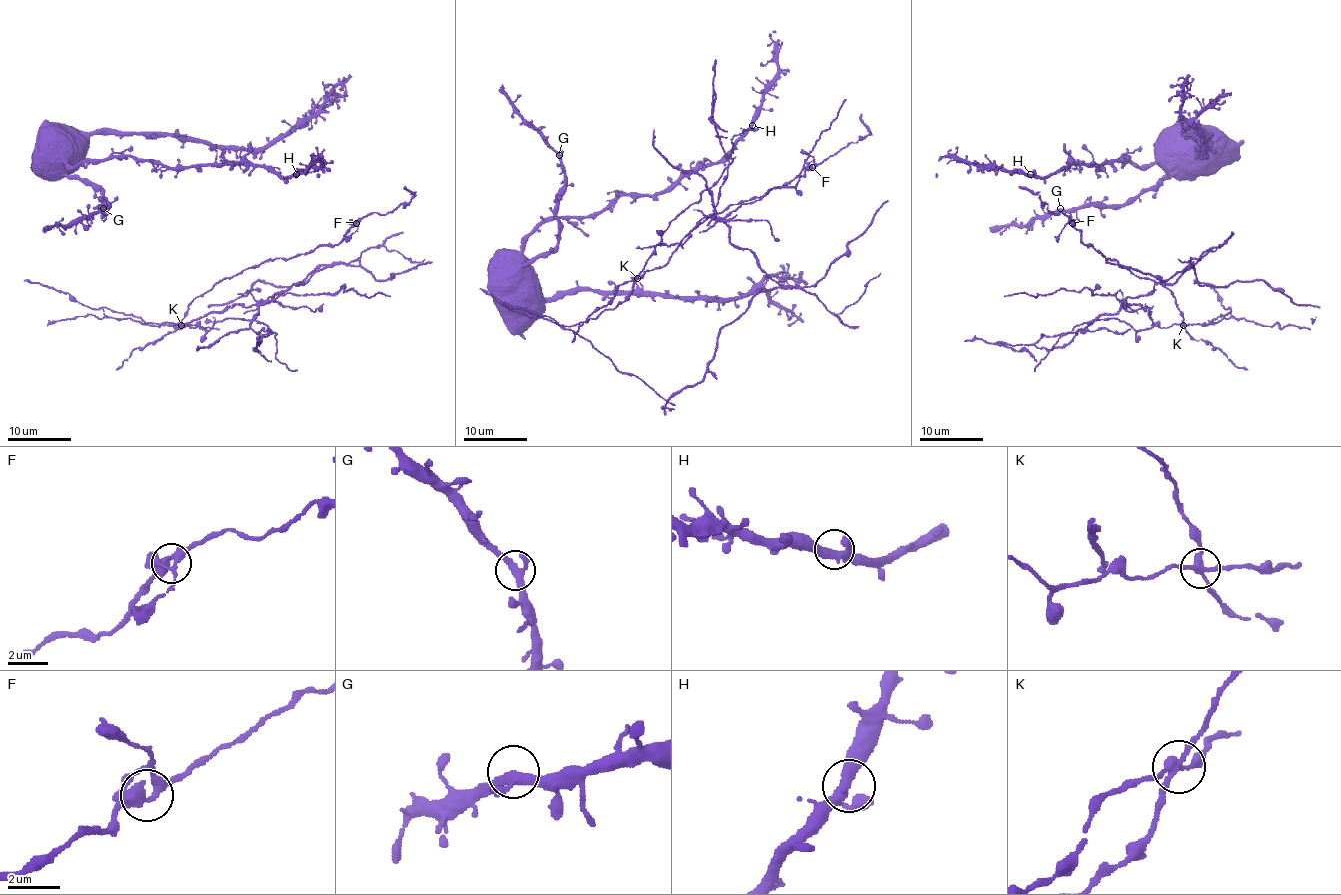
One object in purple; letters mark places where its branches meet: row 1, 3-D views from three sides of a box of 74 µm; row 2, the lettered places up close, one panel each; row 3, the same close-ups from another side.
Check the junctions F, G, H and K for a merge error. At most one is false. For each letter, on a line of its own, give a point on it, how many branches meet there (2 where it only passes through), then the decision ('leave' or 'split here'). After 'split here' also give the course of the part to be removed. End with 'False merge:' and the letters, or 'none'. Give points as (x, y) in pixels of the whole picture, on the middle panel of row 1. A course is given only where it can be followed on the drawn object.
F: (812, 167) | 4 | leave
G: (559, 155) | 3 | leave
H: (752, 125) | 3 | leave
K: (637, 278) | 4 | split here
False merge: K

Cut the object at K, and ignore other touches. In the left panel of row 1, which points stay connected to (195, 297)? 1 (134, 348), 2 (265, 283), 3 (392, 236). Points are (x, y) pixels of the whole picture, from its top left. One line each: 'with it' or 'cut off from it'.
1: with it
2: cut off from it
3: cut off from it

